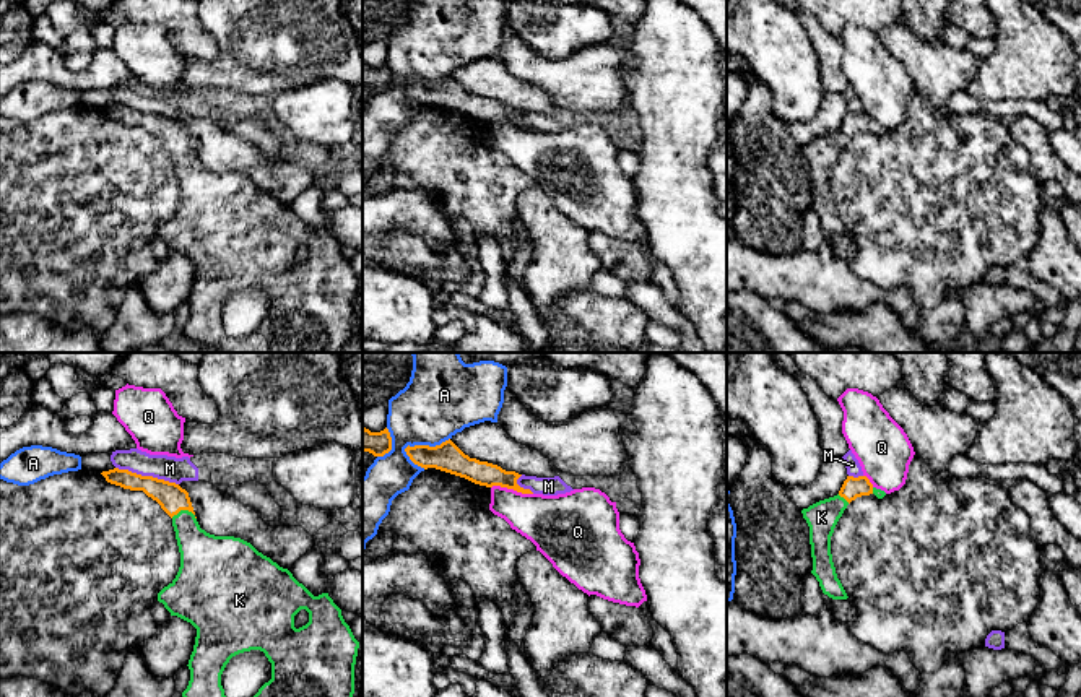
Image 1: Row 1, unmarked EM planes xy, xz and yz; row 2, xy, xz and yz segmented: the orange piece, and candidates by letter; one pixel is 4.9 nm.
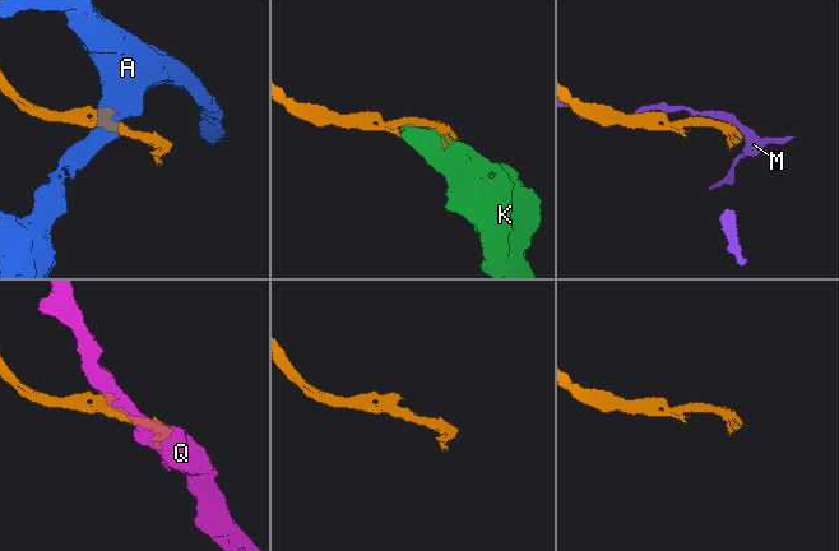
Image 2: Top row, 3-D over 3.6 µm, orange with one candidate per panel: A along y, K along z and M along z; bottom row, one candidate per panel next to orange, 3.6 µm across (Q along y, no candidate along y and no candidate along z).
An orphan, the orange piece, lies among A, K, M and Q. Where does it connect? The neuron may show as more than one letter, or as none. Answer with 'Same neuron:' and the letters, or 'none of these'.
Same neuron: K

